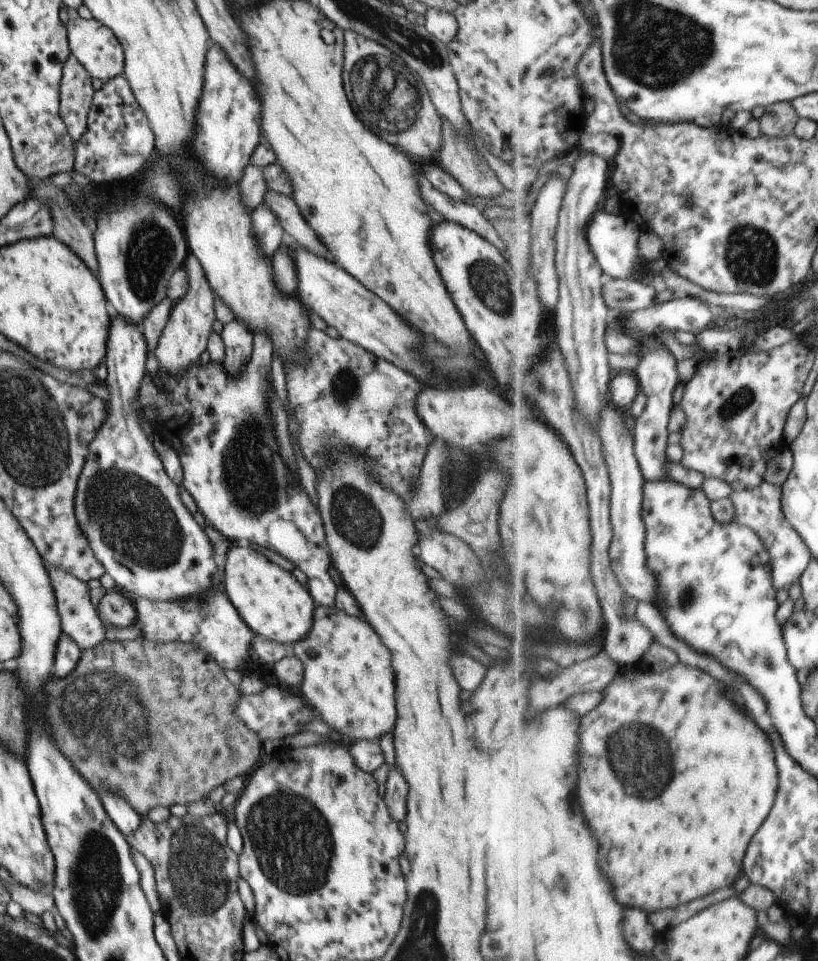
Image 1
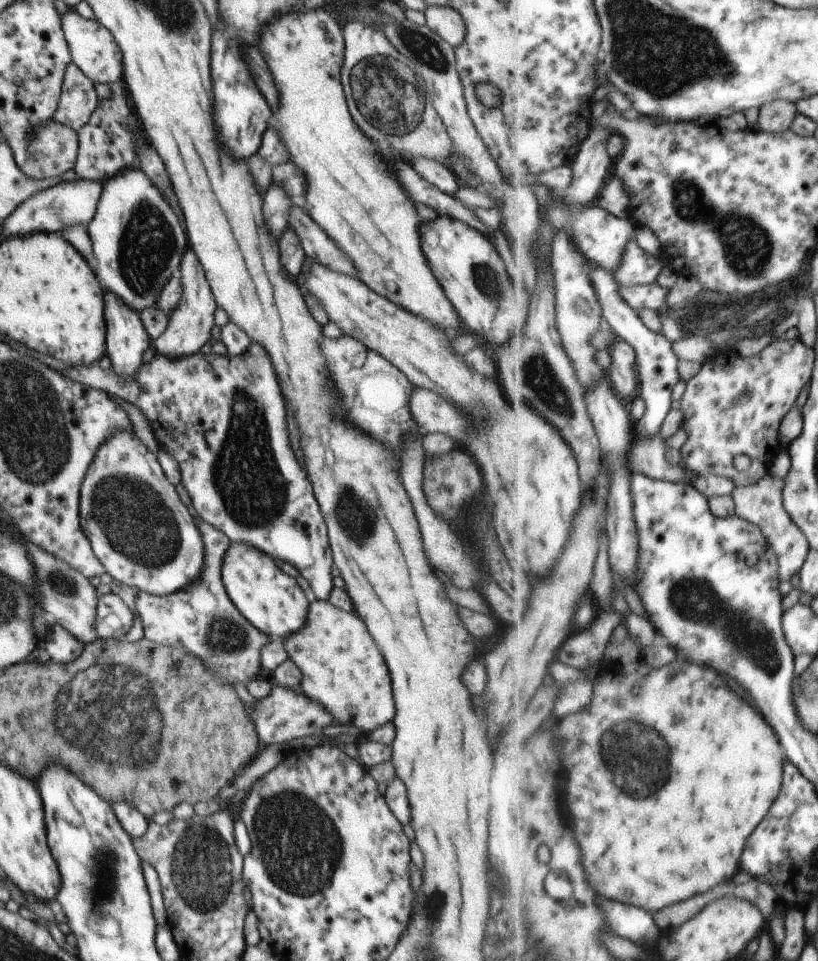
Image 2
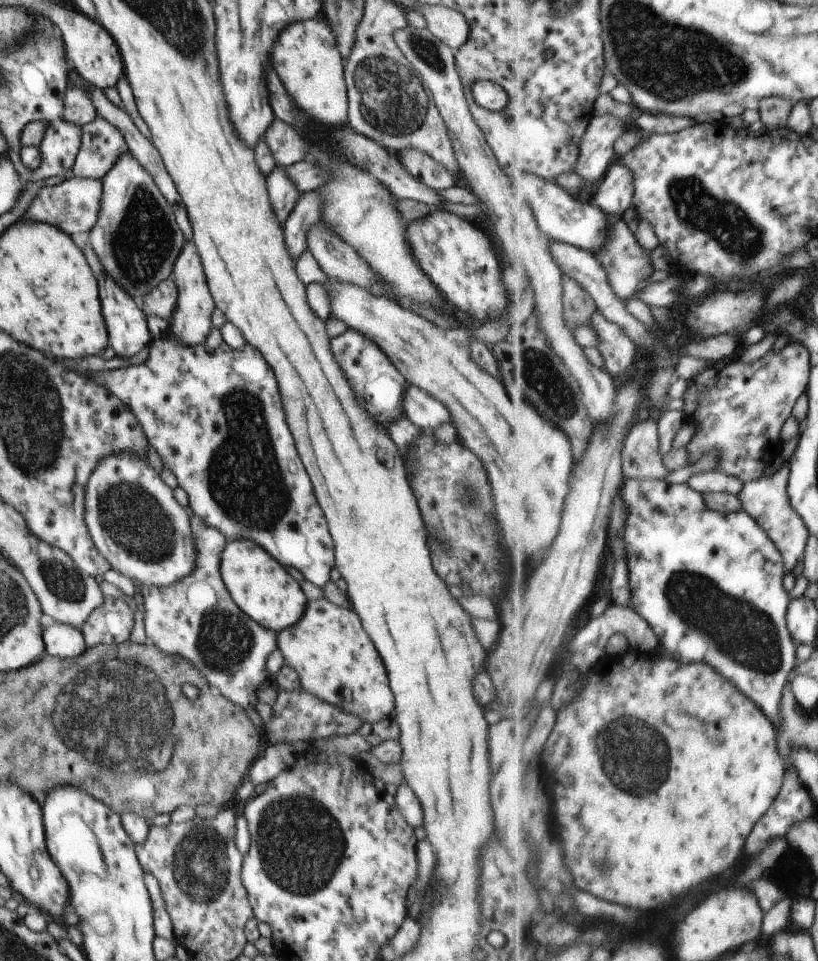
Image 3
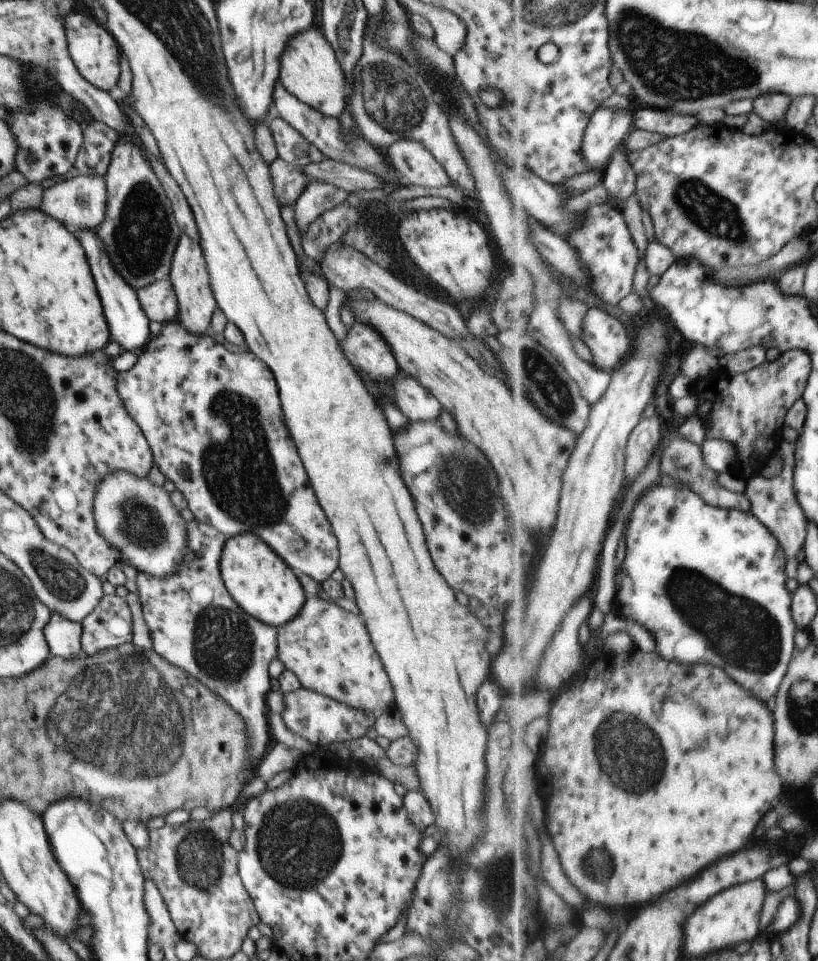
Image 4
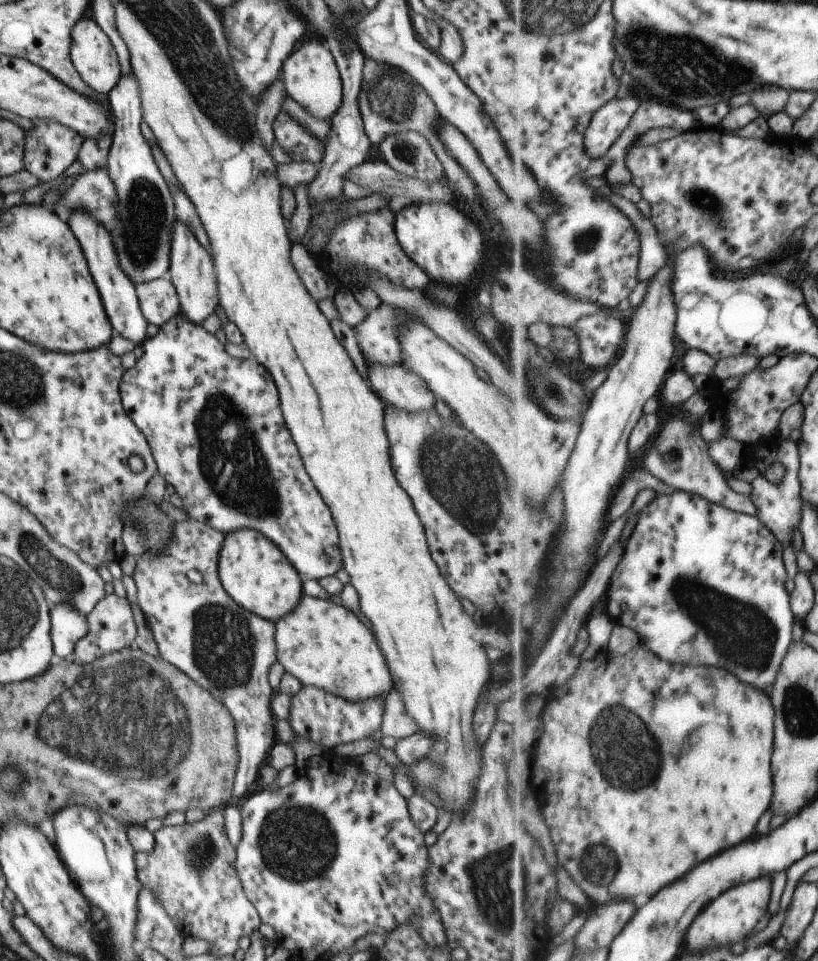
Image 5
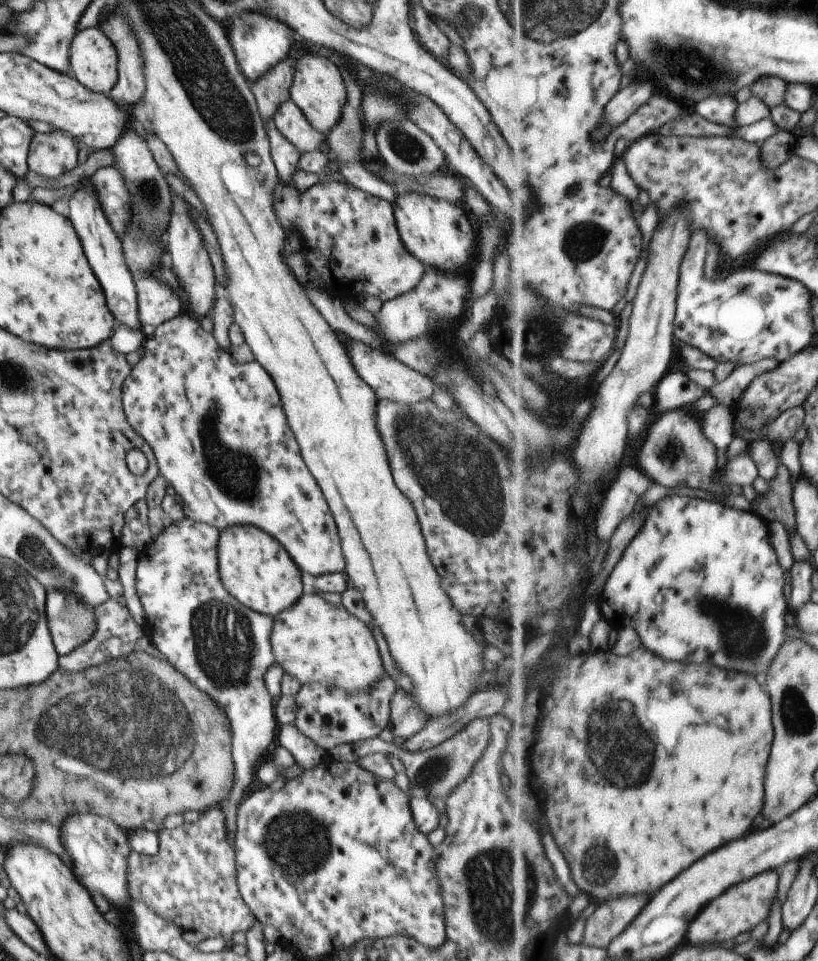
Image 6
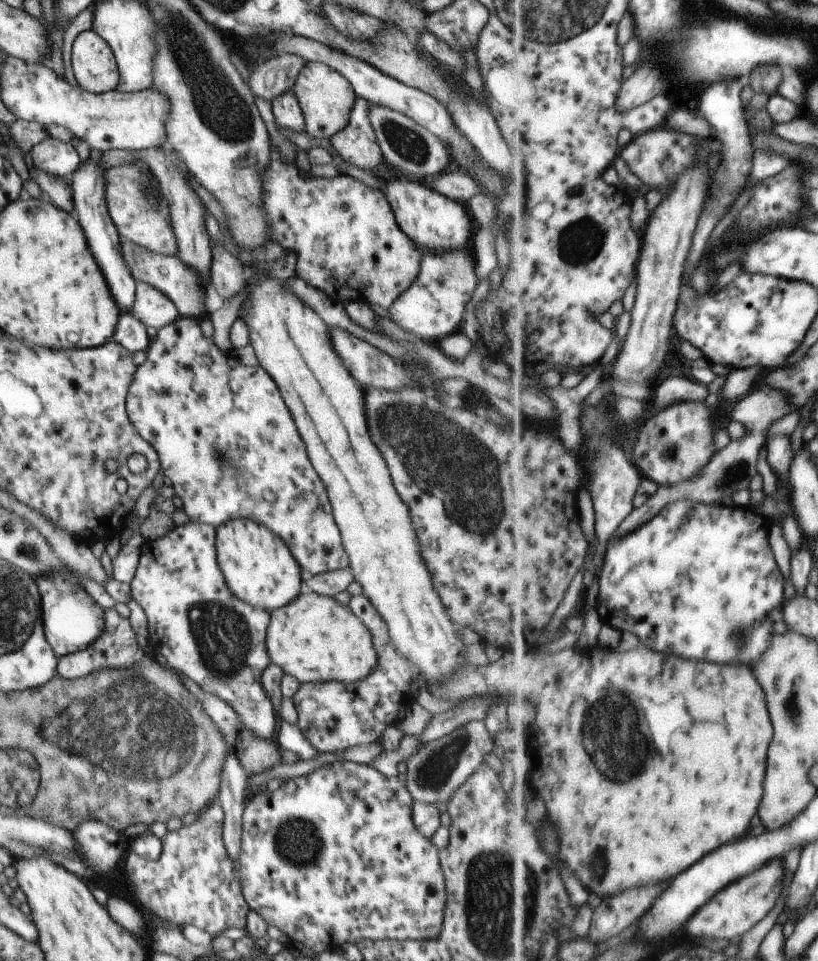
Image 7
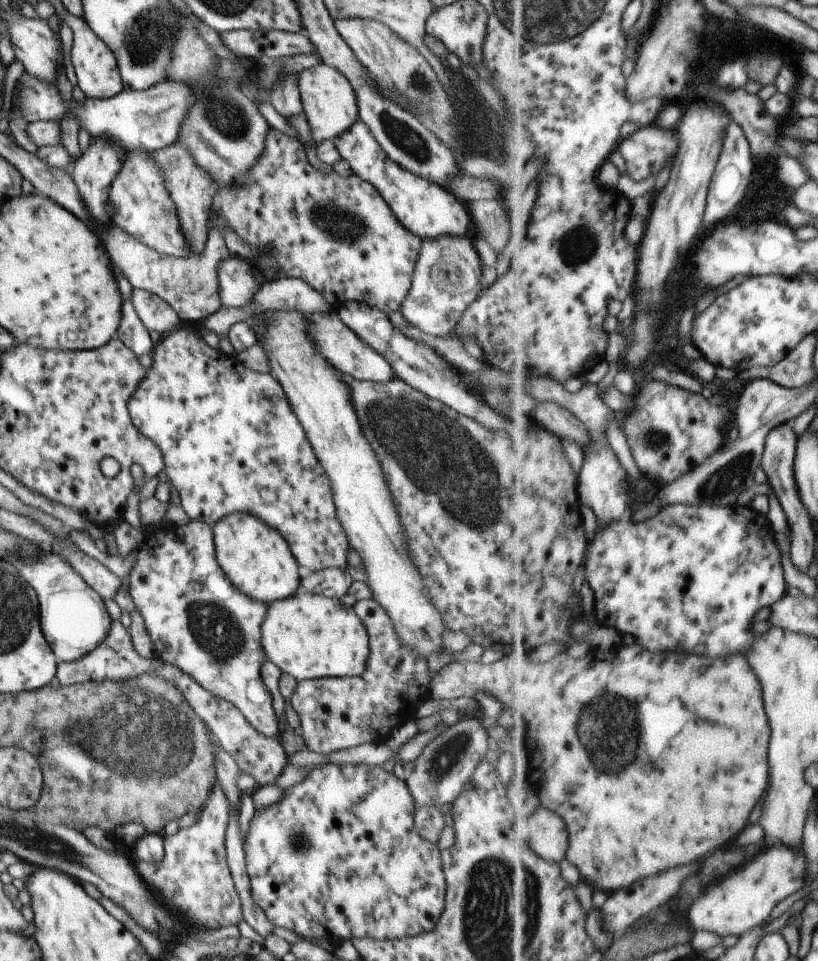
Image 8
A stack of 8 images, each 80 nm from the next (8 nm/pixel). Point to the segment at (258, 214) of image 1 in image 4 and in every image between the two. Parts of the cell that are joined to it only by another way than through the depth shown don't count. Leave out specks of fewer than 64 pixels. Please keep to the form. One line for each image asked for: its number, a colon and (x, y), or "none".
2: (276, 203)
3: (282, 192)
4: (287, 181)

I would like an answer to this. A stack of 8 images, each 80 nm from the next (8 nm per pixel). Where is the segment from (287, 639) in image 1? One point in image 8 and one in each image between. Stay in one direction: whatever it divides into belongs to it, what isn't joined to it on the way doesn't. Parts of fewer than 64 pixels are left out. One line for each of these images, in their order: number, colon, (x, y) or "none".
2: (272, 602)
3: (258, 584)
4: (260, 584)
5: (252, 571)
6: (254, 568)
7: (256, 564)
8: (255, 558)

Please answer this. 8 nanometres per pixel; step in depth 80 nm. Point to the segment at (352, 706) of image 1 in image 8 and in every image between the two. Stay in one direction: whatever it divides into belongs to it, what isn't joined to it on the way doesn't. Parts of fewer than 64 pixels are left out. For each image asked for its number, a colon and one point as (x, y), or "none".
2: (340, 668)
3: (334, 660)
4: (328, 650)
5: (324, 646)
6: (313, 641)
7: (312, 638)
8: (309, 636)

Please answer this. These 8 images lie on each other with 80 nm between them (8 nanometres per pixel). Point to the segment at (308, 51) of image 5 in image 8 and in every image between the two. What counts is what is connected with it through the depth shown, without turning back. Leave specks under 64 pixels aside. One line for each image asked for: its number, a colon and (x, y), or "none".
6: (317, 88)
7: (325, 98)
8: (328, 102)

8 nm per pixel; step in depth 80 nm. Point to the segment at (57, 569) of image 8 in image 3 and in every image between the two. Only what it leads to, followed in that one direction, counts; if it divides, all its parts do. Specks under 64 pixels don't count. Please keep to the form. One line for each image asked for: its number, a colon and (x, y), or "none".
3: (60, 640)
4: (63, 638)
5: (67, 627)
6: (70, 622)
7: (71, 620)

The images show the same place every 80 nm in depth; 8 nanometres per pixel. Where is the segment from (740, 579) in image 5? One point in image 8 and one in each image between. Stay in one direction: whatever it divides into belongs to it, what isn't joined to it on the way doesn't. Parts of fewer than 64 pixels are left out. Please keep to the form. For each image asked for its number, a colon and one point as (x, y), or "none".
6: (700, 581)
7: (697, 580)
8: (691, 578)

